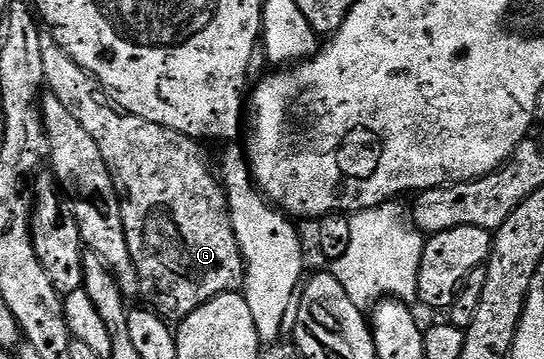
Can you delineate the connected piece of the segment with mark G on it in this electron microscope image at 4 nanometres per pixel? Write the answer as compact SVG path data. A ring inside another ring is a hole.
M47 31L42 32L42 71L51 96L62 99L62 107L90 131L90 139L98 143L98 151L102 151L102 159L106 159L106 167L120 196L126 243L136 264L140 284L152 296L155 312L165 319L183 319L210 299L239 290L245 284L245 262L234 235L232 217L228 214L228 195L217 174L215 177L211 167L204 162L204 153L196 146L199 144L178 131L170 131L170 127L133 117L111 104L103 105L92 76L74 63Z

